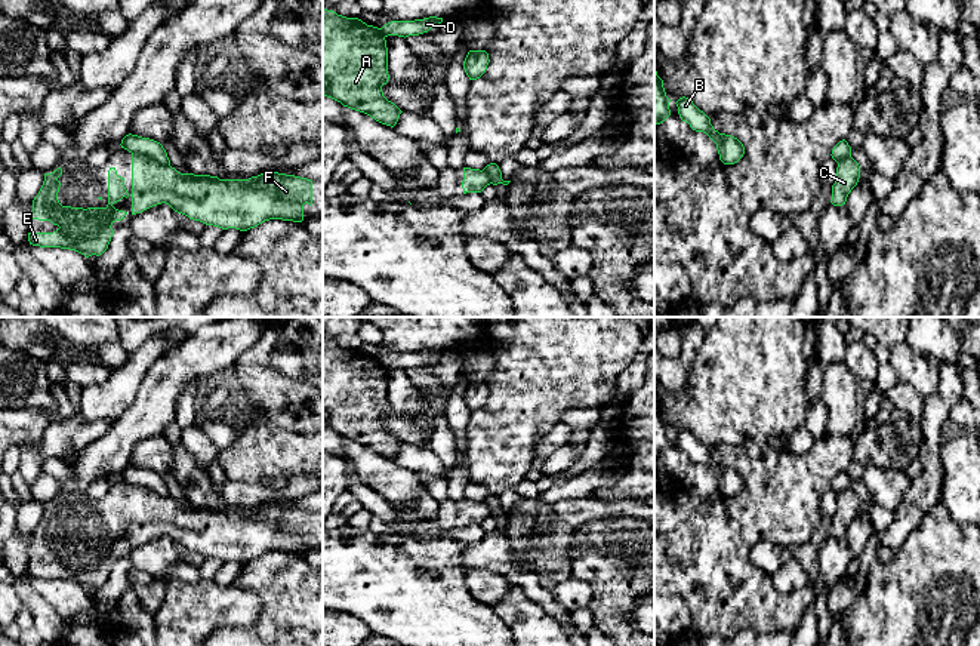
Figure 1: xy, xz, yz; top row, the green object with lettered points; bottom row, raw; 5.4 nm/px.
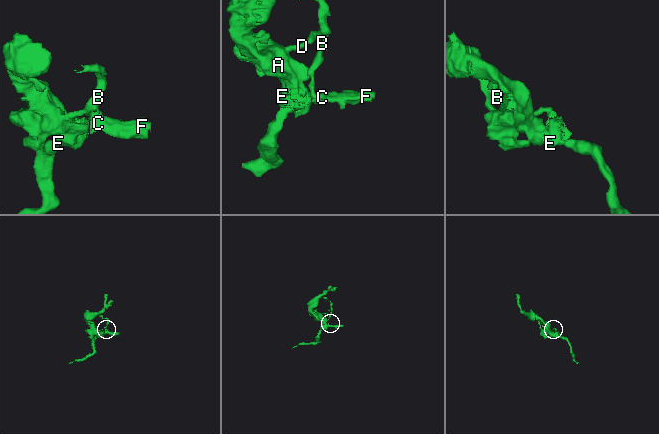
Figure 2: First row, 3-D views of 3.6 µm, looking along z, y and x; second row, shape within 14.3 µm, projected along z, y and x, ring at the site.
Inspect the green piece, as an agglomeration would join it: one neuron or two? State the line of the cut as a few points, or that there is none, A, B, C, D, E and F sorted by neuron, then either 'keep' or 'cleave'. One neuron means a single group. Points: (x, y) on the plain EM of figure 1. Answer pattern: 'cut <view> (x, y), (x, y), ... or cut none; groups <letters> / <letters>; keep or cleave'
cut xy (132, 485), (141, 485), (169, 497); groups A C E F / B D; cleave

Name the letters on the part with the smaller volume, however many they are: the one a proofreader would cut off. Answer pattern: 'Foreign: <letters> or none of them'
Foreign: B, D

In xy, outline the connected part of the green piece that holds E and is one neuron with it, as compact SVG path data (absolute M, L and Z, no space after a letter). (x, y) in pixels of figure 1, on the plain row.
M132 486L132 525L124 519L124 510L117 507L115 499L108 502L108 536L105 539L71 539L58 532L62 501L44 505L43 517L33 532L30 551L50 553L59 560L53 565L28 565L28 573L40 579L61 579L75 582L86 590L102 587L111 573L115 553L124 551L127 544L113 536L123 529L132 529L132 547L141 545L152 538L166 535L175 544L222 562L235 560L247 563L269 551L302 554L303 536L312 536L312 513L286 505L261 505L249 511L219 511L210 507L181 505L170 496L160 496L148 487Z

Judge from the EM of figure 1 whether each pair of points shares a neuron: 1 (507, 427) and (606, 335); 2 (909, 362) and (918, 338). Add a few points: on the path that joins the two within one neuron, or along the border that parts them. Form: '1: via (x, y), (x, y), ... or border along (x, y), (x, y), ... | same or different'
1: via (530, 402), (581, 351) | same
2: border along (906, 341), (914, 351), (933, 357), (937, 362) | different

